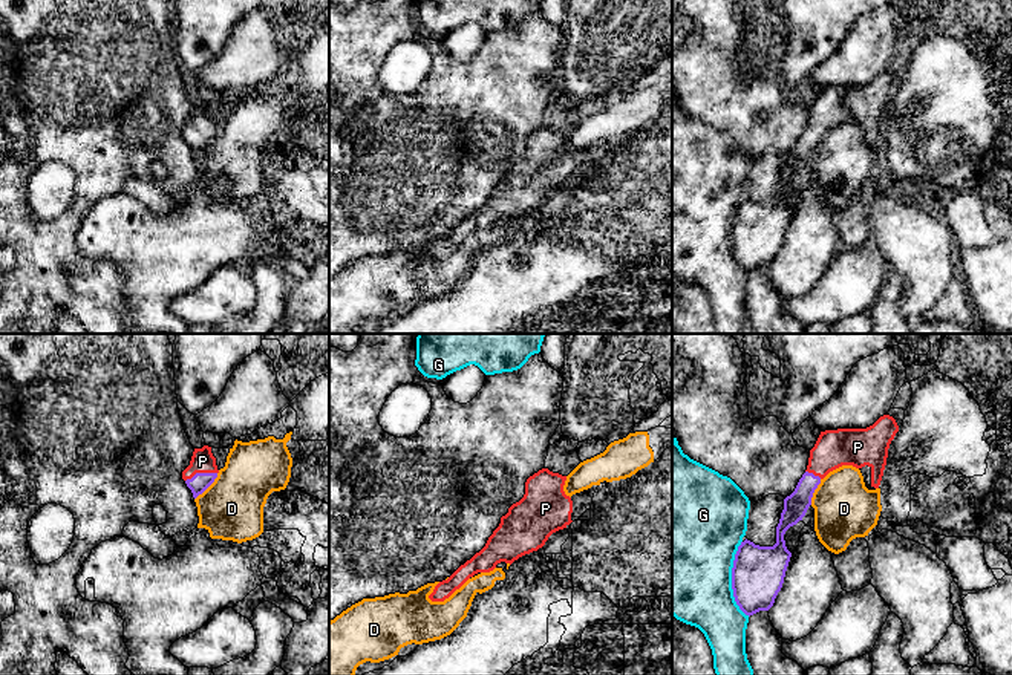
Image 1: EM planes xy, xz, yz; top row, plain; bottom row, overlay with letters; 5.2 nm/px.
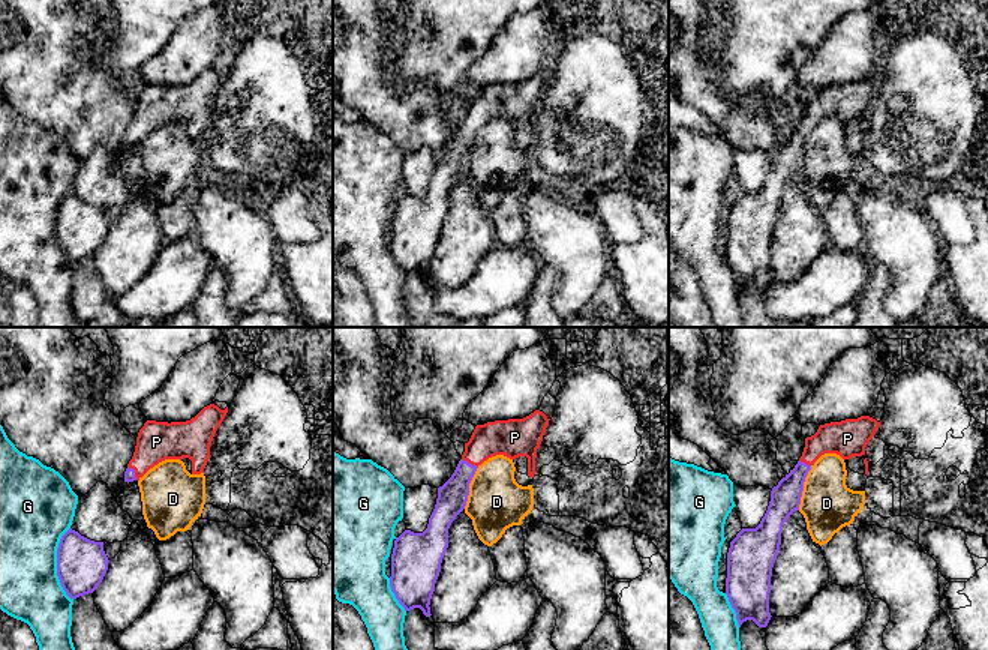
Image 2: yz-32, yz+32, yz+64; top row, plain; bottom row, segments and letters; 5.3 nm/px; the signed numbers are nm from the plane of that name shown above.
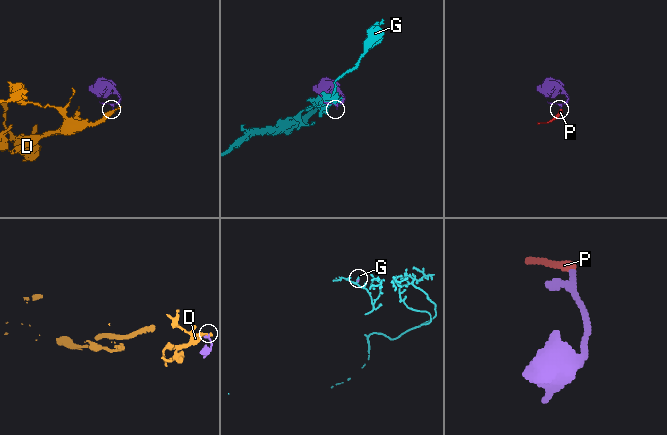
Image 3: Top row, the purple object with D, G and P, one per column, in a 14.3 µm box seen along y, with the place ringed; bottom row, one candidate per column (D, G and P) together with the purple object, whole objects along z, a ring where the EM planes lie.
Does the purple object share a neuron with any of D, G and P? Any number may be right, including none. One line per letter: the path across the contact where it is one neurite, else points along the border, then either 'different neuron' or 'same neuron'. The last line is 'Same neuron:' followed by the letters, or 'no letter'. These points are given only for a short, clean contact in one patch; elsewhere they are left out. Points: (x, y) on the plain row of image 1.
D: border xy (218, 130), (195, 156); different neuron
G: different neuron
P: way xy (199, 140), (201, 130), (202, 118); same neuron
Same neuron: P

